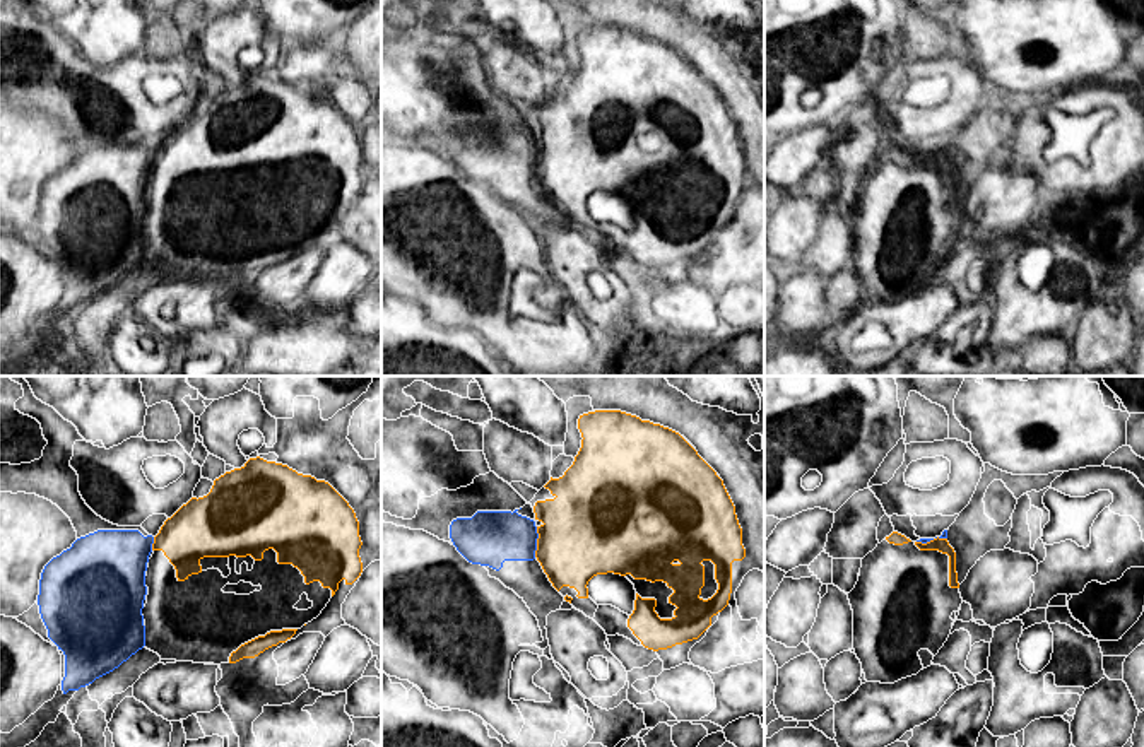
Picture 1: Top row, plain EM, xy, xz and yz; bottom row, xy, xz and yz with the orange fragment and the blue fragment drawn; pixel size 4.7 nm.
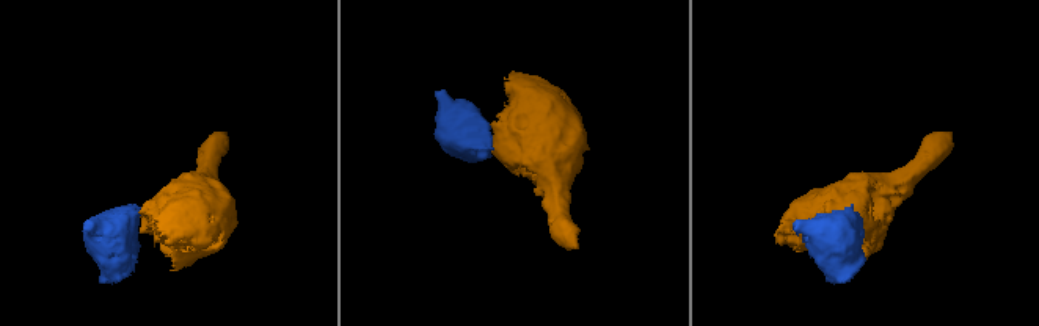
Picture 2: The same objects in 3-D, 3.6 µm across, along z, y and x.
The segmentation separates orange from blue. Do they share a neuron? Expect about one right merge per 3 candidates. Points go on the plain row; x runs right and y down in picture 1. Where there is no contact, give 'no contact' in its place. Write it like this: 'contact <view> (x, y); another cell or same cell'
contact xz (537, 159); another cell

